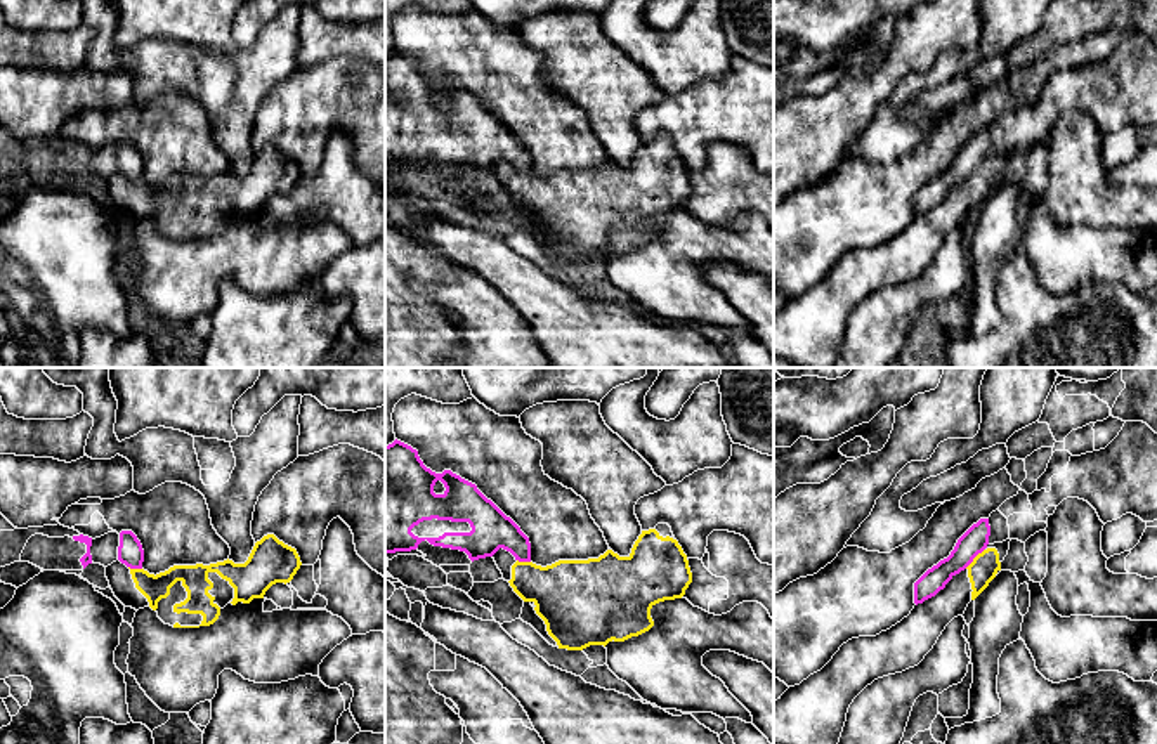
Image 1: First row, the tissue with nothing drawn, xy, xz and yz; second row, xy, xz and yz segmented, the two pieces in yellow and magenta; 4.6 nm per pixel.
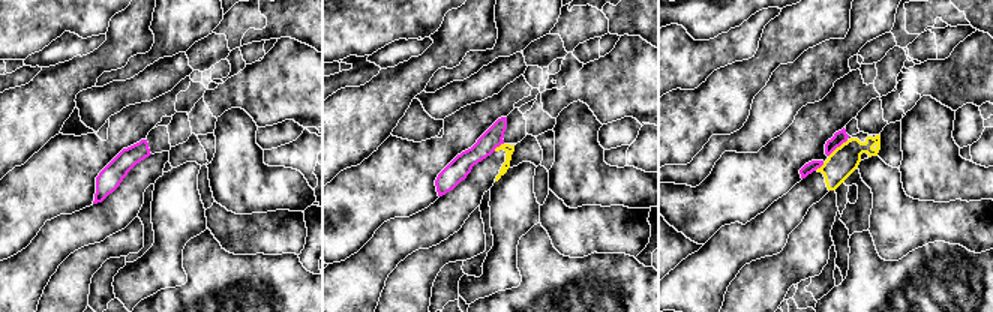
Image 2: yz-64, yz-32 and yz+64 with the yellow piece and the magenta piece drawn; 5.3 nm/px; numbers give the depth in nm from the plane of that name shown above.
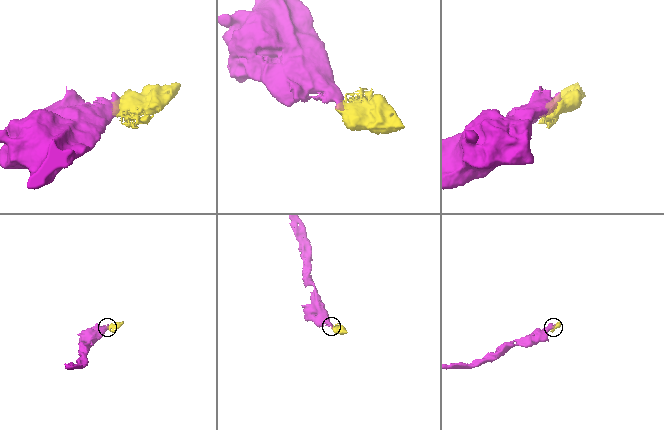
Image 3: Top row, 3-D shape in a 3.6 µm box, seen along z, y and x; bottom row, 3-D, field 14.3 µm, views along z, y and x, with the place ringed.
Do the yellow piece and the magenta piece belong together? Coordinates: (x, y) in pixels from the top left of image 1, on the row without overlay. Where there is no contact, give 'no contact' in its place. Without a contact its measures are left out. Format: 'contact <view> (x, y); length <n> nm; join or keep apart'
contact yz (973, 170); length 130 nm; keep apart

